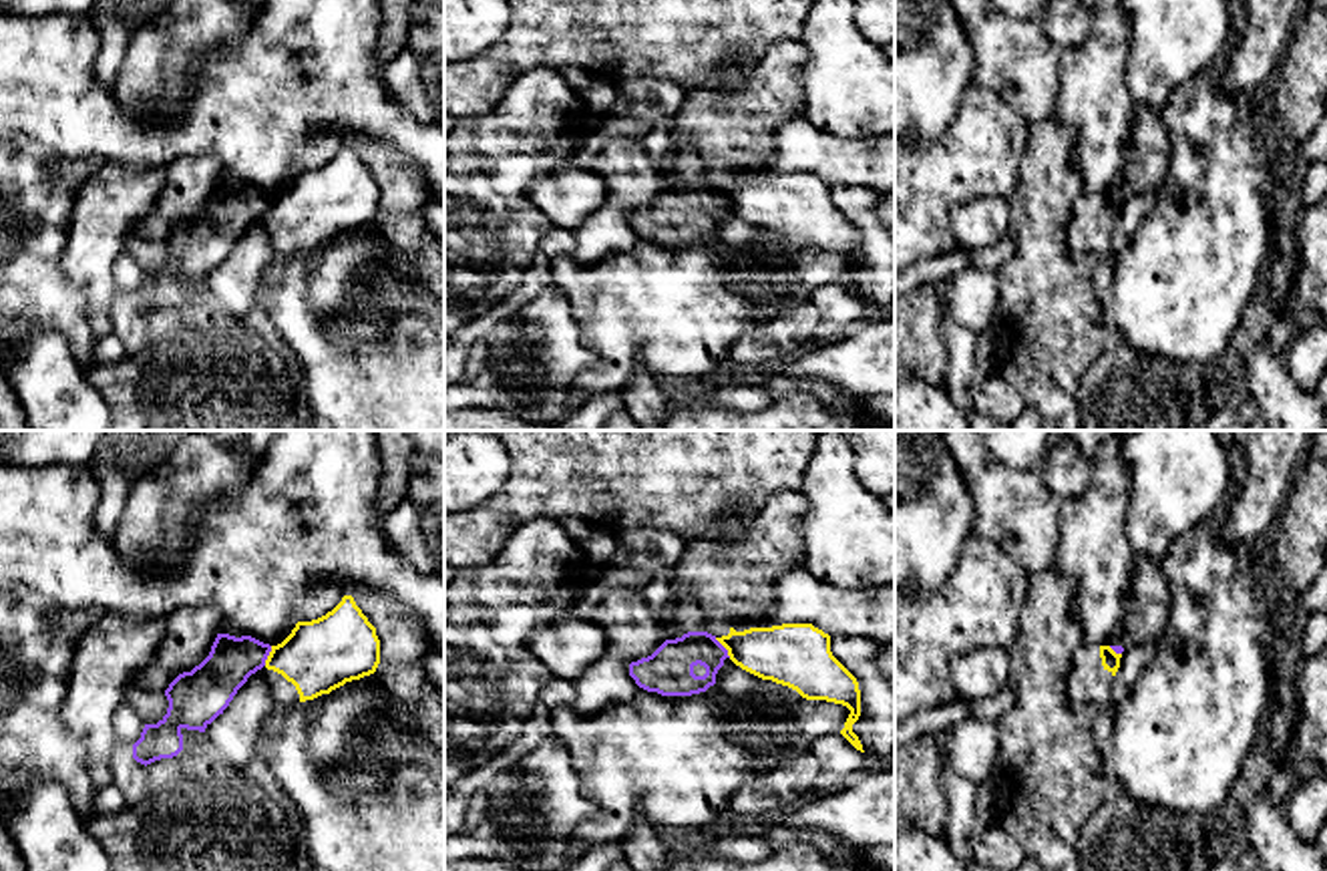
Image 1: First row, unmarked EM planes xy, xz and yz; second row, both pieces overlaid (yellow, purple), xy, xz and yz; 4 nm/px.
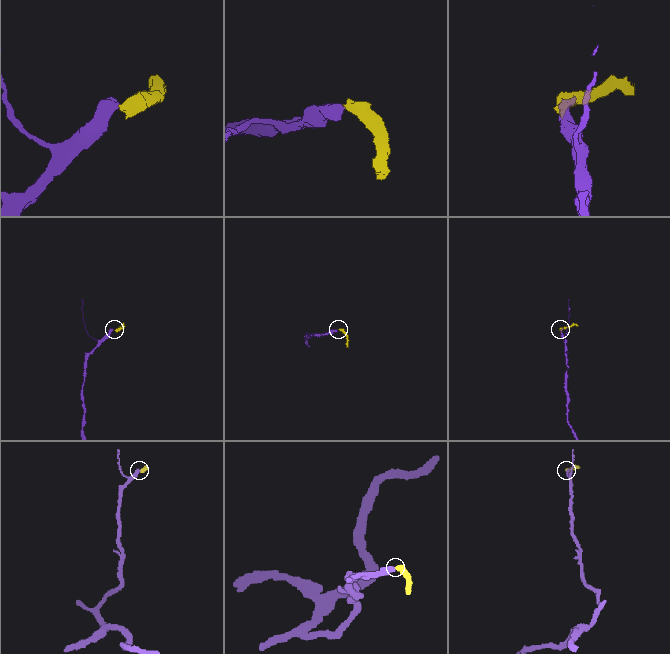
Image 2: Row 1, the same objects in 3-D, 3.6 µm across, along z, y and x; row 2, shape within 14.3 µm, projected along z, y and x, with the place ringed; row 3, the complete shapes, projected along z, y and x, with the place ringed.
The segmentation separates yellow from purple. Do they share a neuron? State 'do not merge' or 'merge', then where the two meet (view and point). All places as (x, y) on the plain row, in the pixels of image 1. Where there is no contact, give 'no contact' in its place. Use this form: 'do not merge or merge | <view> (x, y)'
do not merge | xy (268, 206)

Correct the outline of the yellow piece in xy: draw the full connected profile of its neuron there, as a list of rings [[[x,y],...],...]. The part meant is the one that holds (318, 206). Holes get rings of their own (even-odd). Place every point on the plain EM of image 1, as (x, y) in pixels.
[[[352,145],[326,165],[298,171],[292,183],[271,201],[261,217],[271,235],[275,257],[322,243],[376,221],[380,189]]]

